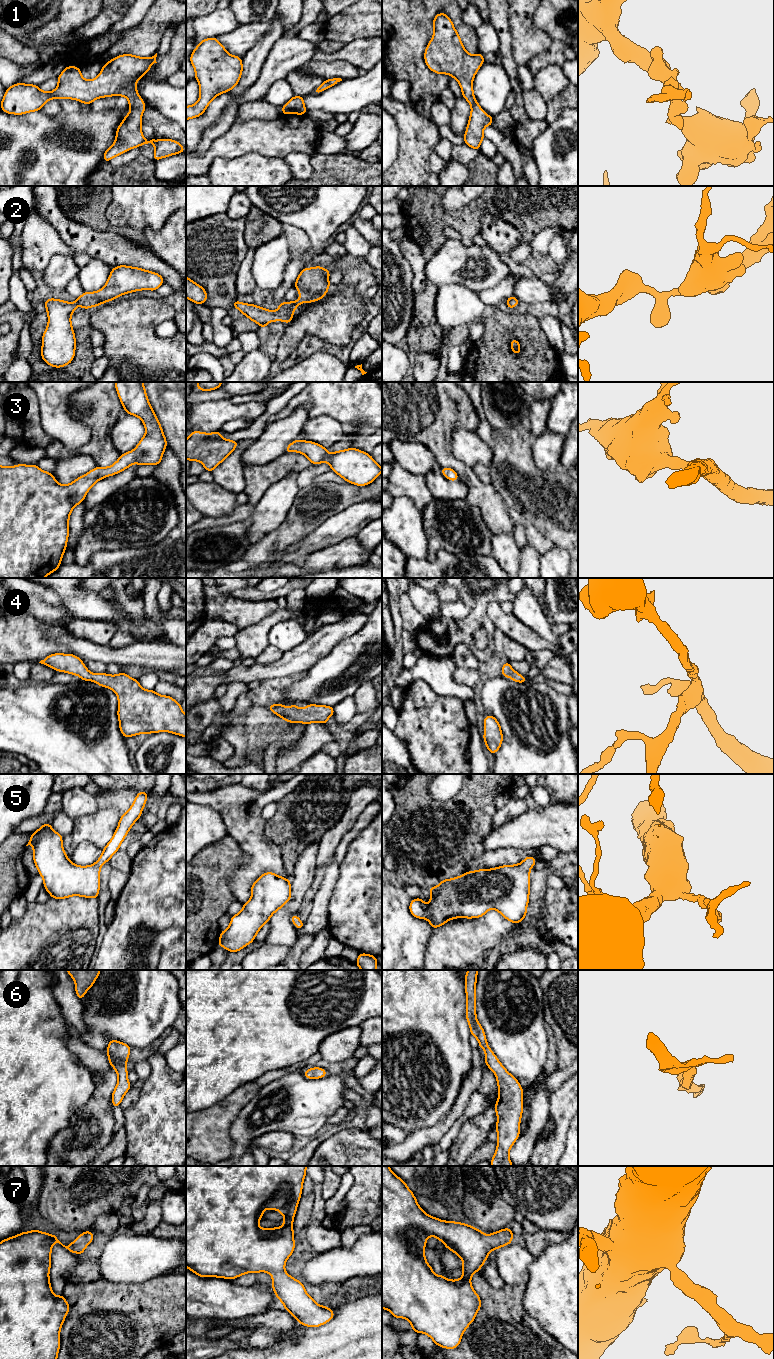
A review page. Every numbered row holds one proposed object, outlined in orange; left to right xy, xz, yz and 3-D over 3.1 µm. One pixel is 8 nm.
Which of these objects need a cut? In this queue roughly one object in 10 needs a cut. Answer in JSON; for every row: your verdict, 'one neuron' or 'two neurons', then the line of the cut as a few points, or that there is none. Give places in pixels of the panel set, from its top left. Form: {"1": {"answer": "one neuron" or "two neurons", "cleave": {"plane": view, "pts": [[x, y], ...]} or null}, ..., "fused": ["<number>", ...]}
{"1": {"answer": "one neuron", "cleave": null}, "2": {"answer": "one neuron", "cleave": null}, "3": {"answer": "one neuron", "cleave": null}, "4": {"answer": "one neuron", "cleave": null}, "5": {"answer": "one neuron", "cleave": null}, "6": {"answer": "one neuron", "cleave": null}, "7": {"answer": "one neuron", "cleave": null}, "fused": []}

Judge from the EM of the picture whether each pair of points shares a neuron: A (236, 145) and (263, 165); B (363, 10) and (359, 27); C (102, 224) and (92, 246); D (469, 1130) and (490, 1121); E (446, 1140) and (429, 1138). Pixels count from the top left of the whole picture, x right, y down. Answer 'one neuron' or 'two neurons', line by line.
A: two neurons
B: one neuron
C: two neurons
D: one neuron
E: two neurons

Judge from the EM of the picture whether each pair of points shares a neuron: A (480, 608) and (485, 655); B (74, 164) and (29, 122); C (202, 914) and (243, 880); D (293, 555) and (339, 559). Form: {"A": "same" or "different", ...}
{"A": "same", "B": "same", "C": "different", "D": "different"}

